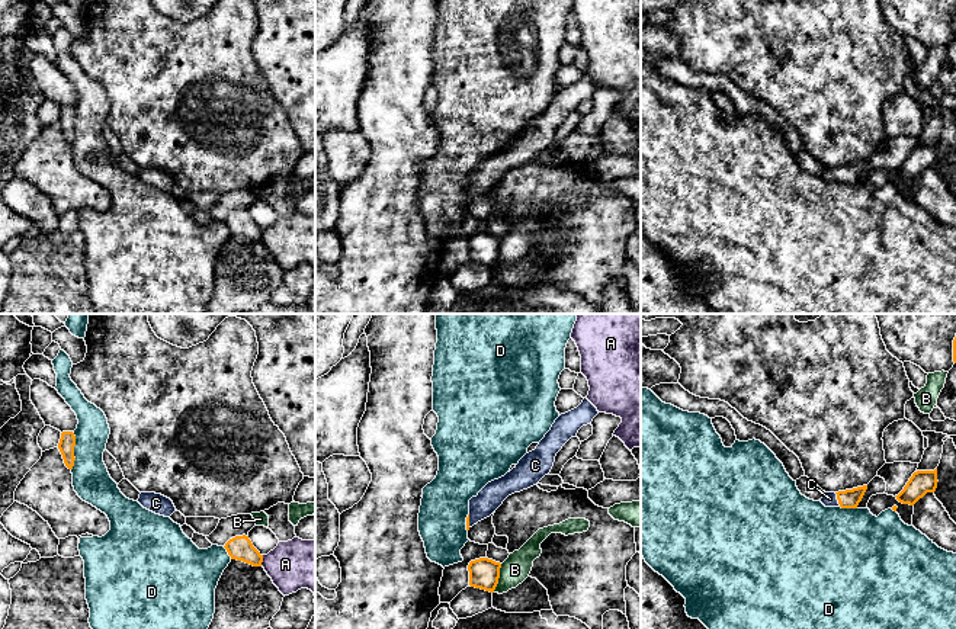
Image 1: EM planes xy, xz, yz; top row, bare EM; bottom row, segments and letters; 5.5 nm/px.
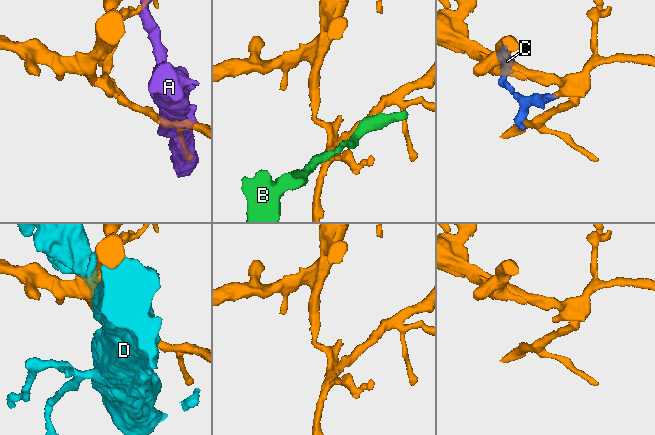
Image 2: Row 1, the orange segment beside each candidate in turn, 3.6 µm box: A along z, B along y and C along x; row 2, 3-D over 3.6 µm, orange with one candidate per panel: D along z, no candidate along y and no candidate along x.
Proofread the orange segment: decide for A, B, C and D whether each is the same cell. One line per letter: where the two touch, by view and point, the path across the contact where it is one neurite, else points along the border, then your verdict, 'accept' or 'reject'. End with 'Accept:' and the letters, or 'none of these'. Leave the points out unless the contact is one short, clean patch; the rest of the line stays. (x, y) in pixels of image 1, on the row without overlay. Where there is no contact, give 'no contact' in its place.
A: contact xy (262, 236); reject
B: contact xz (499, 252); reject
C: contact yz (837, 173); way yz (849, 173), (837, 173), (830, 173); accept
D: contact xy (73, 125); reject
Accept: C

